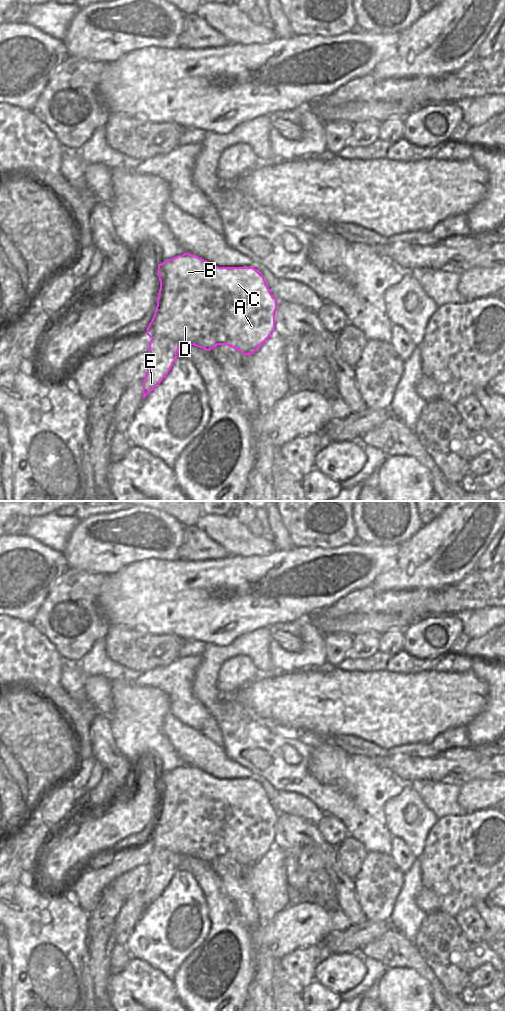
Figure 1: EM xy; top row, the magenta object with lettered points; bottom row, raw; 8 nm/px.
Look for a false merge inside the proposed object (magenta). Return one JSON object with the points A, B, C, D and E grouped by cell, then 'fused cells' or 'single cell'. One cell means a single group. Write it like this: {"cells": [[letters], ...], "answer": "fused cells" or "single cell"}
{"cells": [["A", "B", "C", "D"], ["E"]], "answer": "fused cells"}

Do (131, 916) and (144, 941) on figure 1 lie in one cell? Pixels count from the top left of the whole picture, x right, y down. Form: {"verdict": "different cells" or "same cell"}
{"verdict": "different cells"}

